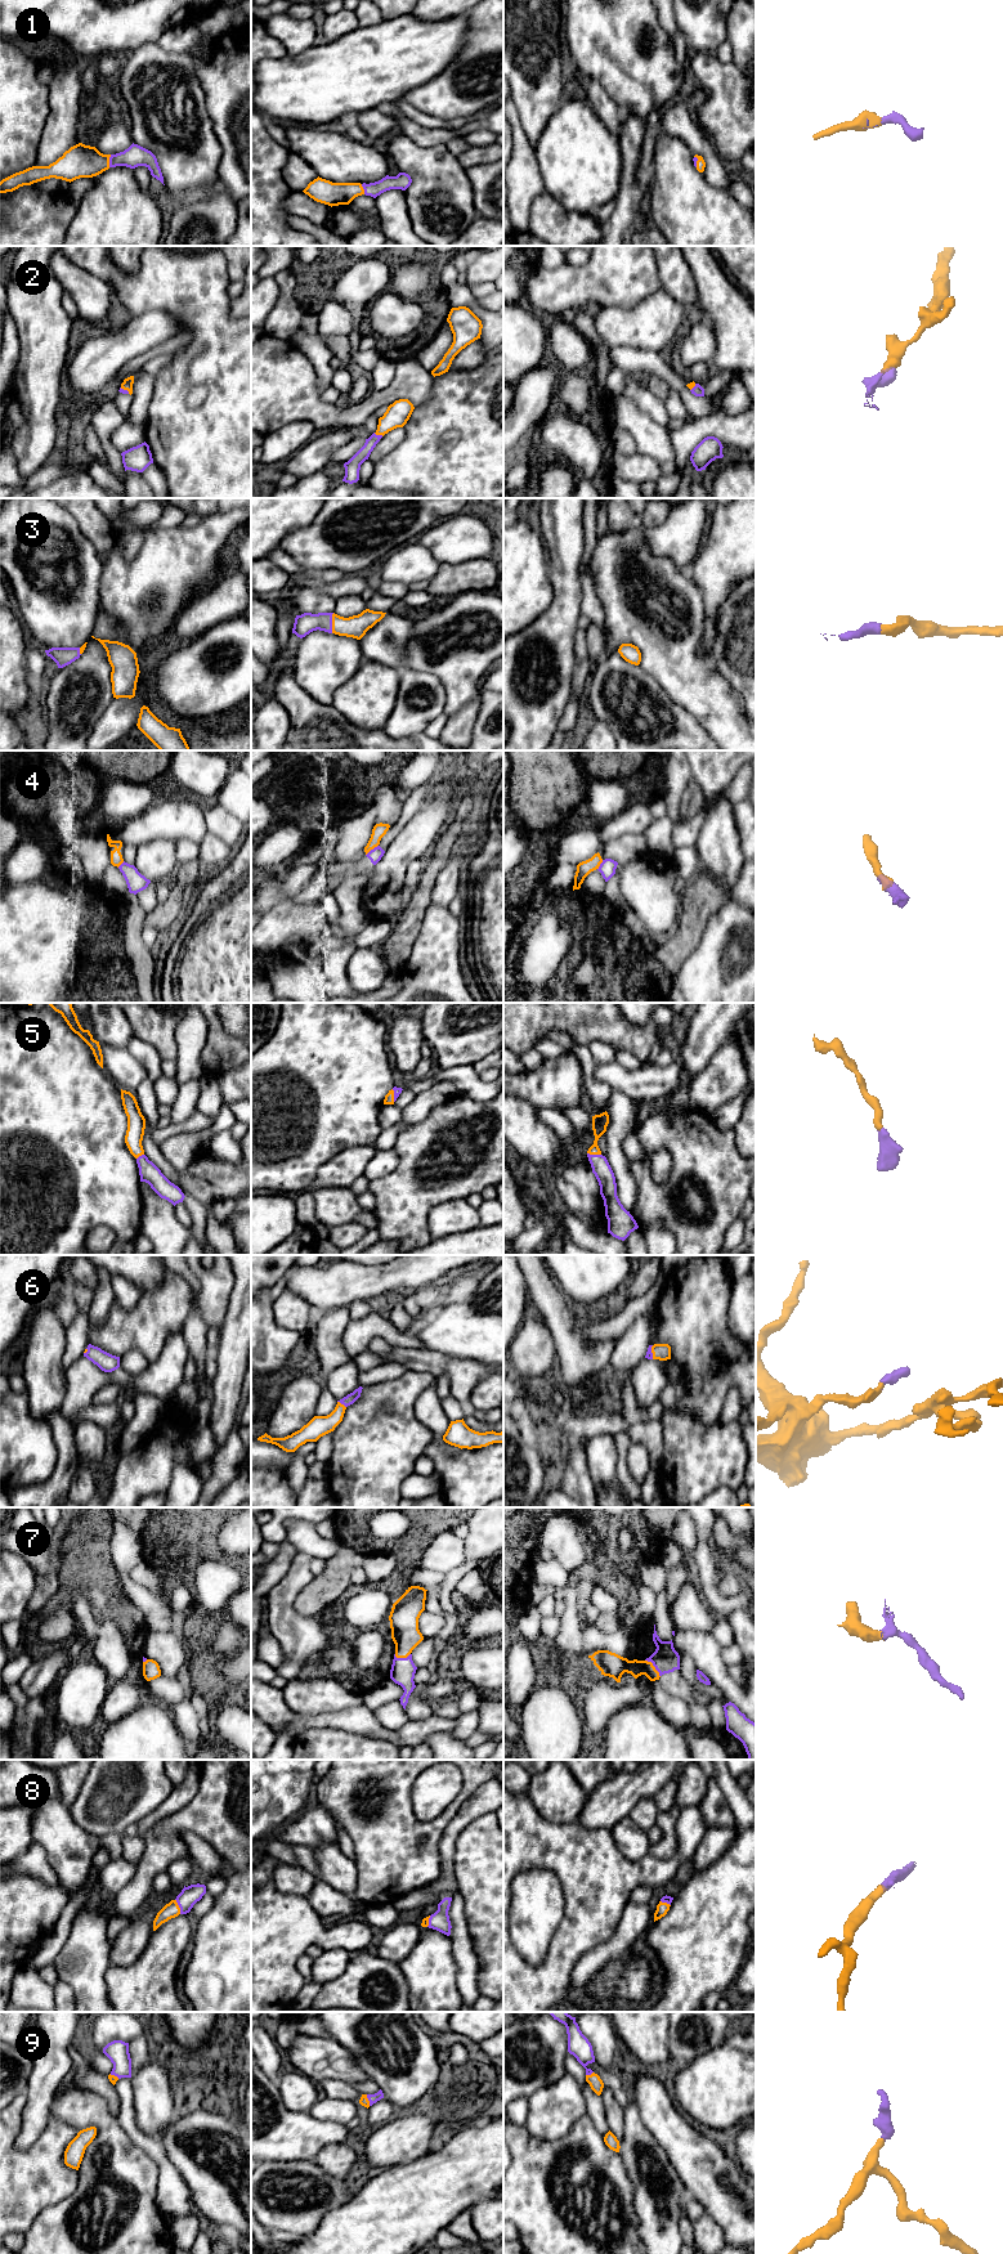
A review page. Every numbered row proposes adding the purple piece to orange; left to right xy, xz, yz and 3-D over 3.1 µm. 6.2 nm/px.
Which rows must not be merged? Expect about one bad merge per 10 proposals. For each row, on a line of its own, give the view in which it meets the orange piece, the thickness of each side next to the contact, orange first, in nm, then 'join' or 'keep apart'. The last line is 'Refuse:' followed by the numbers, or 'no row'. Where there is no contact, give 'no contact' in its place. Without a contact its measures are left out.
1: xy | 200/140 nm | join
2: xz | 150/90 nm | join
3: xz | 140/130 nm | join
4: xz | 90/90 nm | keep apart
5: yz | 100/120 nm | join
6: xz | 130/70 nm | join
7: yz | 150/170 nm | join
8: xy | 100/120 nm | join
9: xz | 60/60 nm | join
Refuse: 4

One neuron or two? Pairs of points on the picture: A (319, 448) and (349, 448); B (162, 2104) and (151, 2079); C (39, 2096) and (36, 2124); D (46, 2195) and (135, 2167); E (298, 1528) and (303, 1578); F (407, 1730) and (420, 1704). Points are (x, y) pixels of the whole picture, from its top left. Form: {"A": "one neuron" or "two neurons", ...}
{"A": "two neurons", "B": "one neuron", "C": "one neuron", "D": "two neurons", "E": "two neurons", "F": "two neurons"}

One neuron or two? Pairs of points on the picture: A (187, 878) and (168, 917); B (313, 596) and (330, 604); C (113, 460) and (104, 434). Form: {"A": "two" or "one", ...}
{"A": "one", "B": "one", "C": "one"}

